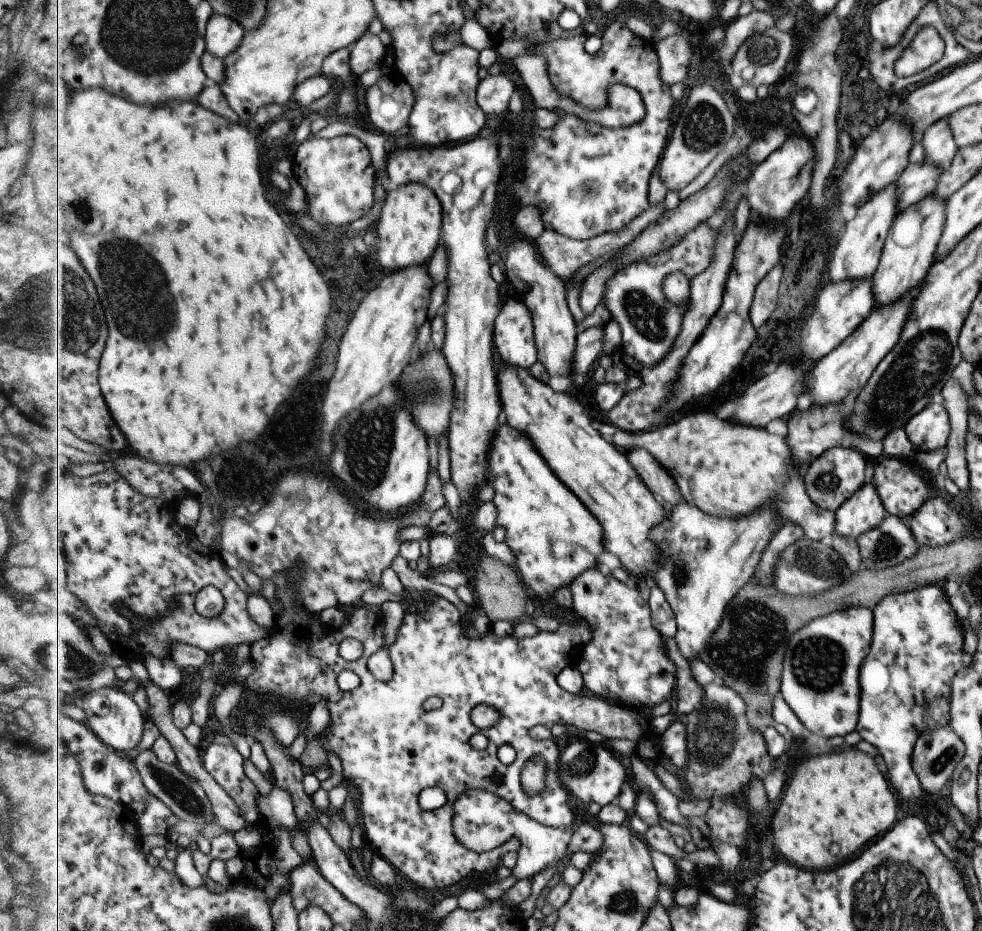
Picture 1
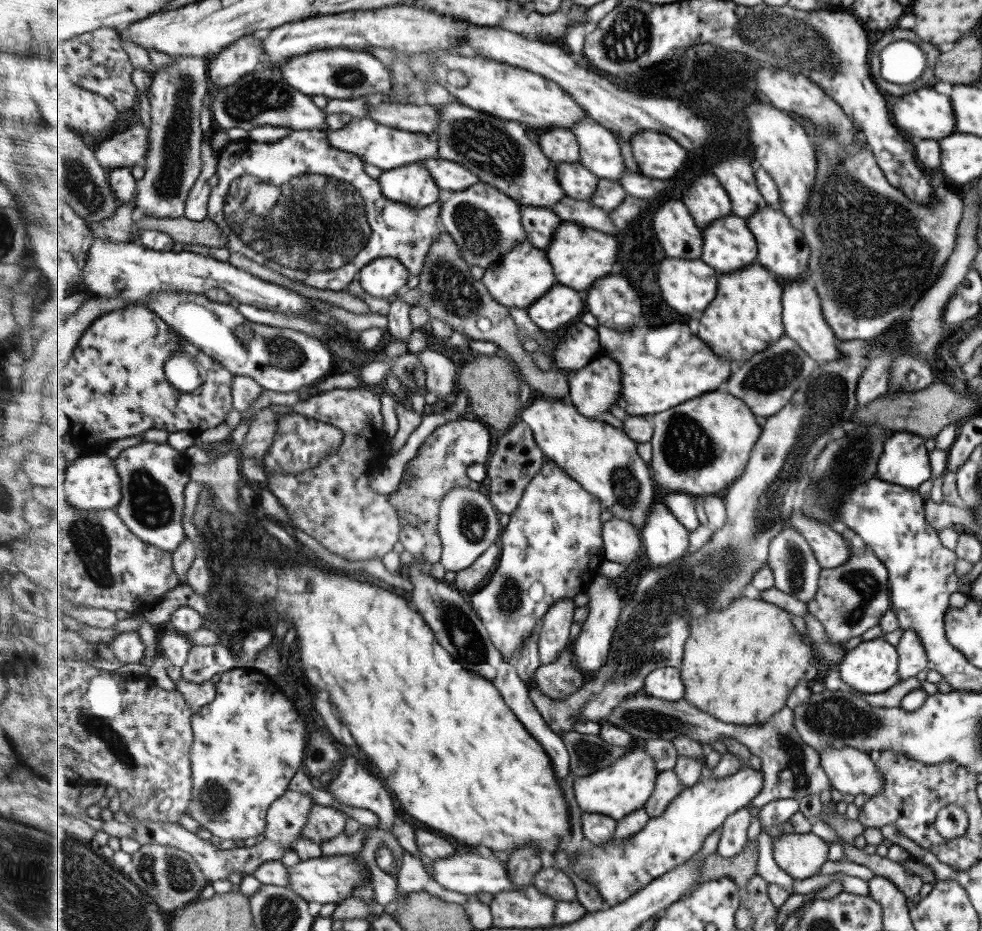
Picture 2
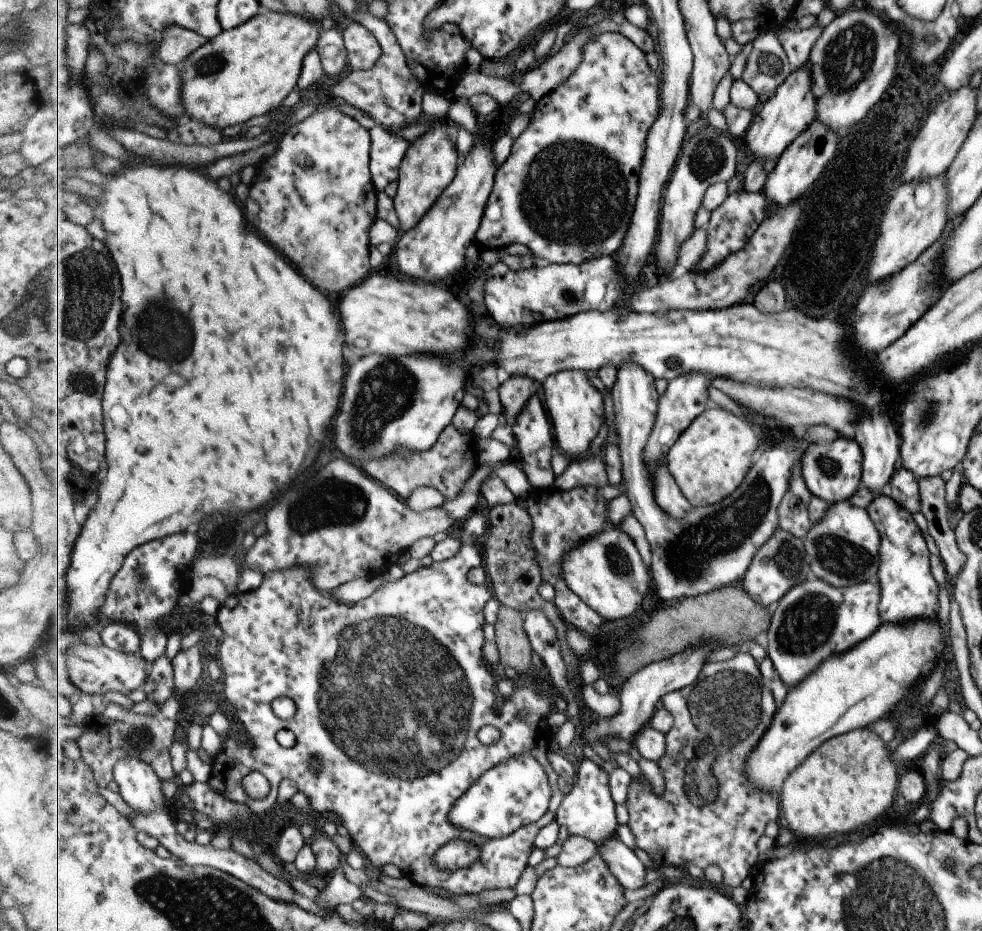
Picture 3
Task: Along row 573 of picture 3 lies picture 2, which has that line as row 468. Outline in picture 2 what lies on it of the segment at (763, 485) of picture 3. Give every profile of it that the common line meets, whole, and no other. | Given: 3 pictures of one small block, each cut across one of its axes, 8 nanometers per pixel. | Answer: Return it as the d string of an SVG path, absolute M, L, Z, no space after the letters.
M717 390L698 396L697 400L691 400L687 404L680 404L677 410L673 408L654 415L653 452L651 462L654 482L659 492L689 493L695 497L709 495L723 495L730 485L741 478L746 471L751 458L751 452L755 444L763 434L763 423L746 401L725 391Z

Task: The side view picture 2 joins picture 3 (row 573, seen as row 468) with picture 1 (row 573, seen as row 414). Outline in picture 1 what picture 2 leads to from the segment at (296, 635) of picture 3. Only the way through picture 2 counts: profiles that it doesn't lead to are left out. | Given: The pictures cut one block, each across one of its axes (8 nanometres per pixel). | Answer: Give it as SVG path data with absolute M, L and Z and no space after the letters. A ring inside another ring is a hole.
M297 569L292 570L291 572L280 572L277 576L275 576L275 580L273 581L275 584L275 600L279 602L279 604L282 604L282 613L277 615L276 628L273 631L269 632L265 638L255 641L252 644L251 662L253 663L253 670L244 679L244 681L242 681L242 683L245 687L261 694L263 697L263 702L268 702L269 704L272 704L276 700L276 694L279 697L283 696L283 698L289 698L293 700L293 702L299 701L299 704L307 704L307 706L310 706L311 708L315 706L315 704L319 704L319 702L326 702L328 712L331 716L331 726L330 729L326 732L324 739L322 740L322 745L325 747L325 750L328 753L333 752L338 756L342 763L343 778L347 778L348 781L351 780L352 785L357 787L359 790L360 809L363 817L364 835L367 840L367 845L375 854L379 854L384 859L387 859L409 881L415 882L417 886L421 886L421 888L425 888L425 890L435 890L435 888L441 888L441 890L445 890L445 888L449 888L449 886L455 886L455 884L459 884L459 882L463 882L463 880L467 880L467 878L471 878L471 876L475 876L475 874L489 874L491 870L497 870L497 868L501 866L501 860L503 860L503 856L505 856L507 852L511 852L511 850L519 852L520 848L522 847L521 842L519 842L517 838L513 837L503 845L485 853L478 854L477 852L467 850L467 848L465 848L465 846L463 846L463 844L461 844L461 842L455 838L455 832L453 832L453 824L451 824L451 820L453 820L453 804L455 804L457 799L461 798L463 791L475 789L491 791L495 794L498 794L499 796L502 796L503 799L508 800L516 810L528 814L531 818L537 819L539 822L541 822L541 824L550 827L573 826L573 810L571 810L573 796L570 790L564 785L564 782L560 780L559 776L559 763L560 756L562 754L559 753L559 748L553 746L553 742L551 740L535 740L530 735L530 730L533 728L533 726L541 724L547 728L553 728L555 724L571 724L586 731L593 730L608 740L614 738L623 738L632 740L635 743L637 743L644 736L646 730L649 730L647 728L649 724L647 724L646 718L643 718L641 714L634 712L633 709L629 709L623 705L620 705L619 703L611 702L605 702L605 704L589 704L589 702L593 702L593 698L595 697L579 696L570 693L568 690L561 688L561 685L558 683L559 674L561 674L561 672L563 672L563 670L565 670L567 667L575 665L578 662L583 648L587 643L590 643L590 640L593 638L592 629L585 620L579 620L579 623L573 626L561 625L555 633L540 631L537 635L532 637L517 638L511 634L508 637L501 638L495 636L492 633L485 635L481 634L480 636L471 636L471 632L467 632L467 618L469 616L463 614L463 609L459 608L458 604L452 603L451 600L445 599L444 596L431 593L429 596L422 595L424 599L427 597L431 598L431 604L427 604L427 608L417 607L414 608L414 611L412 612L405 609L404 617L400 627L398 628L395 642L391 643L389 646L386 646L385 634L383 634L383 630L385 630L385 624L383 624L382 620L379 620L378 611L376 611L375 608L370 608L366 604L355 605L351 610L347 610L347 617L340 627L331 628L325 626L323 622L321 622L319 613L312 613L310 610L307 610L307 607L303 603L299 603L298 589L300 588L299 582L301 580L302 574ZM346 638L356 638L357 640L363 642L365 645L364 655L358 661L346 661L345 658L341 656L340 646ZM385 648L387 648L389 654L391 655L392 663L394 664L394 673L391 680L380 681L376 680L375 675L369 670L368 660L376 652L379 652ZM346 668L352 670L355 672L355 674L358 674L359 678L362 678L362 685L355 690L343 692L343 689L339 686L338 678L341 672L343 672ZM431 696L438 696L443 700L441 708L433 709L431 711L425 710L425 700L427 700L427 698L431 698ZM481 703L488 704L489 706L494 706L497 708L497 710L501 711L502 717L497 726L487 730L481 730L478 729L475 724L473 724L473 719L471 718L472 710ZM477 732L483 734L488 740L488 746L482 751L473 750L473 746L469 744L469 742L471 742L471 738L473 738ZM503 744L512 746L512 748L516 751L516 758L509 765L503 764L503 762L499 760L499 756L497 756L497 750L499 750ZM535 755L544 756L545 760L547 761L547 788L543 794L532 797L529 796L523 788L522 772L525 763ZM427 787L441 787L447 793L447 804L442 806L439 810L423 810L419 804L419 793L423 792L423 790L425 790Z

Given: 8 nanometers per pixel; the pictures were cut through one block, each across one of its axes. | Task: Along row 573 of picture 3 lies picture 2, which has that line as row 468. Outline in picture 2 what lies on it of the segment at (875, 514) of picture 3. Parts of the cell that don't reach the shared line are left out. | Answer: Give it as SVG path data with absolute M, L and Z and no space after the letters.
M905 431L892 432L882 443L876 478L916 490L931 477L924 437Z

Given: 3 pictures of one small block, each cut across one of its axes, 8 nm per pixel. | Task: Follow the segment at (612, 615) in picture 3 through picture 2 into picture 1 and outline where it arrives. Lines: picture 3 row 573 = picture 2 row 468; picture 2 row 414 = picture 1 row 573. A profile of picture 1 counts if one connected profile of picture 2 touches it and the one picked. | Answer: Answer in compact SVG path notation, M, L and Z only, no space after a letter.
M503 422L497 431L497 438L493 440L493 450L490 452L490 476L487 478L487 482L492 482L494 486L494 497L492 504L498 510L497 526L502 526L506 531L506 543L514 550L517 557L518 570L521 572L523 579L527 586L529 586L535 594L541 598L544 602L549 602L551 598L554 600L555 593L563 587L569 587L574 583L574 580L581 576L584 572L597 568L597 559L603 556L603 552L606 550L605 536L603 534L603 525L587 508L585 504L551 472L551 468L547 466L547 462L543 460L543 456L535 450L533 442L523 436L521 432L513 430L513 426L509 422Z

